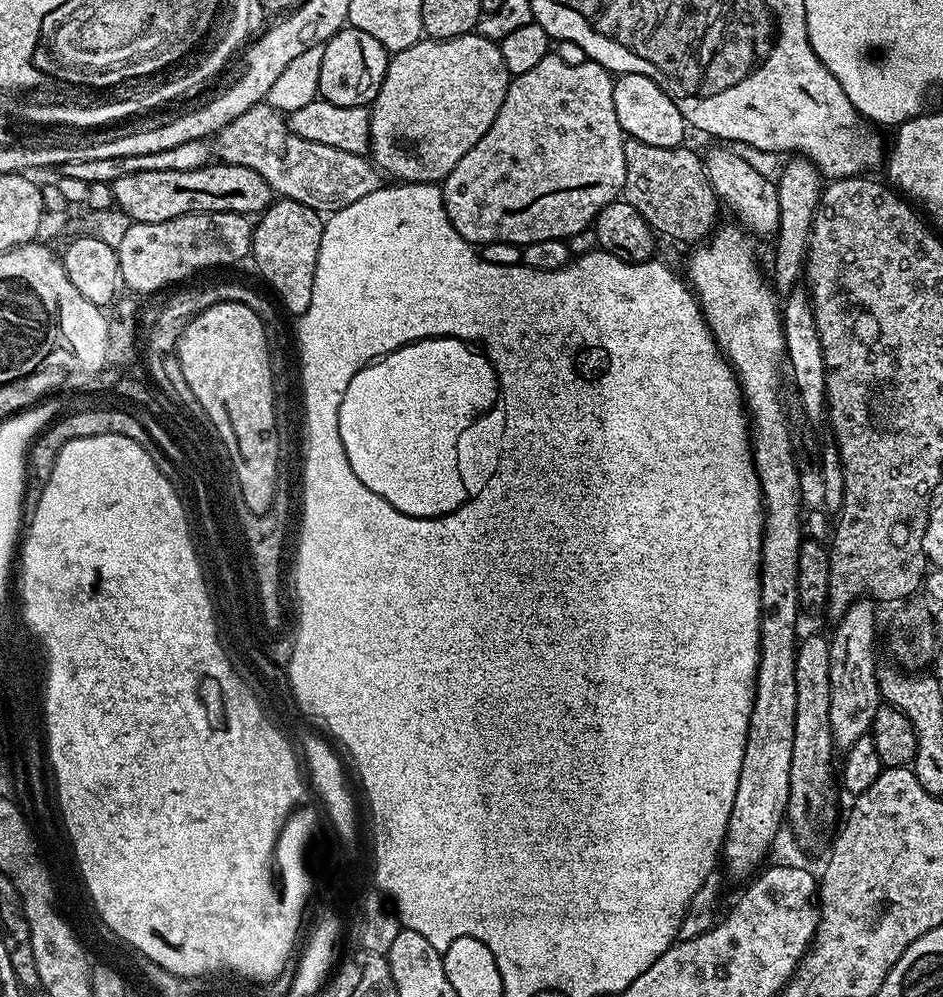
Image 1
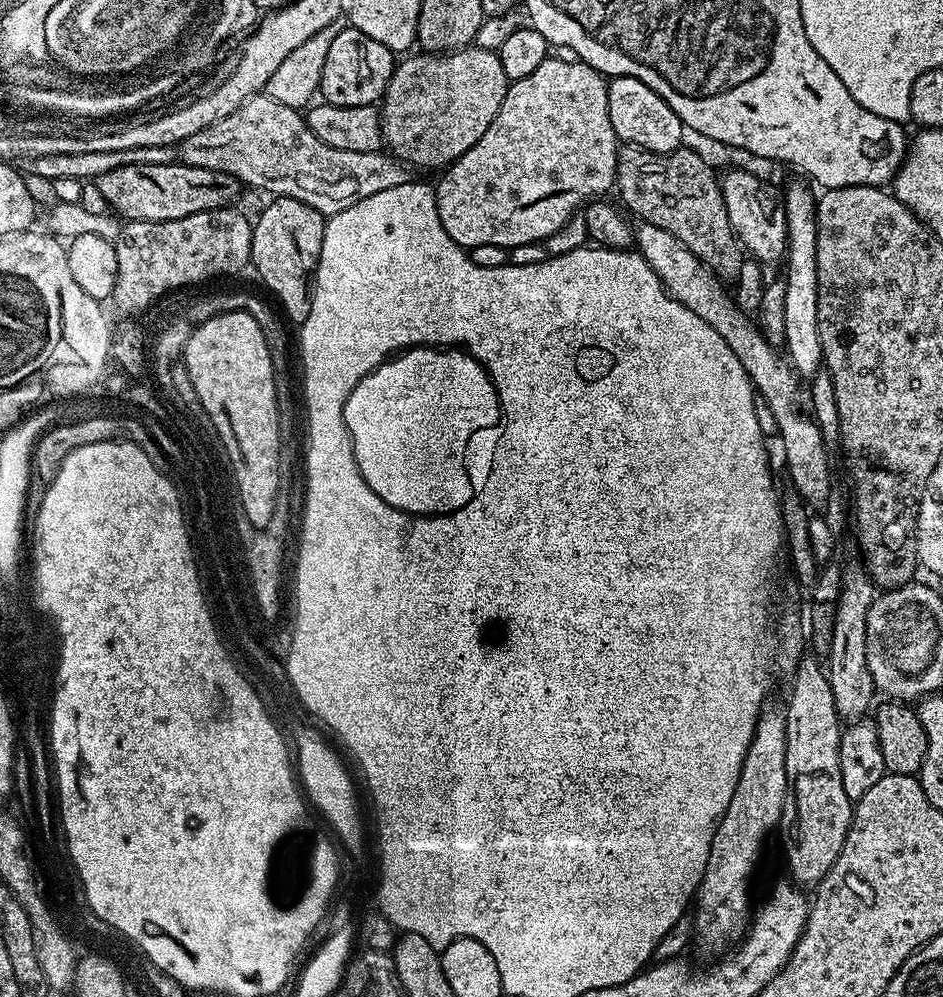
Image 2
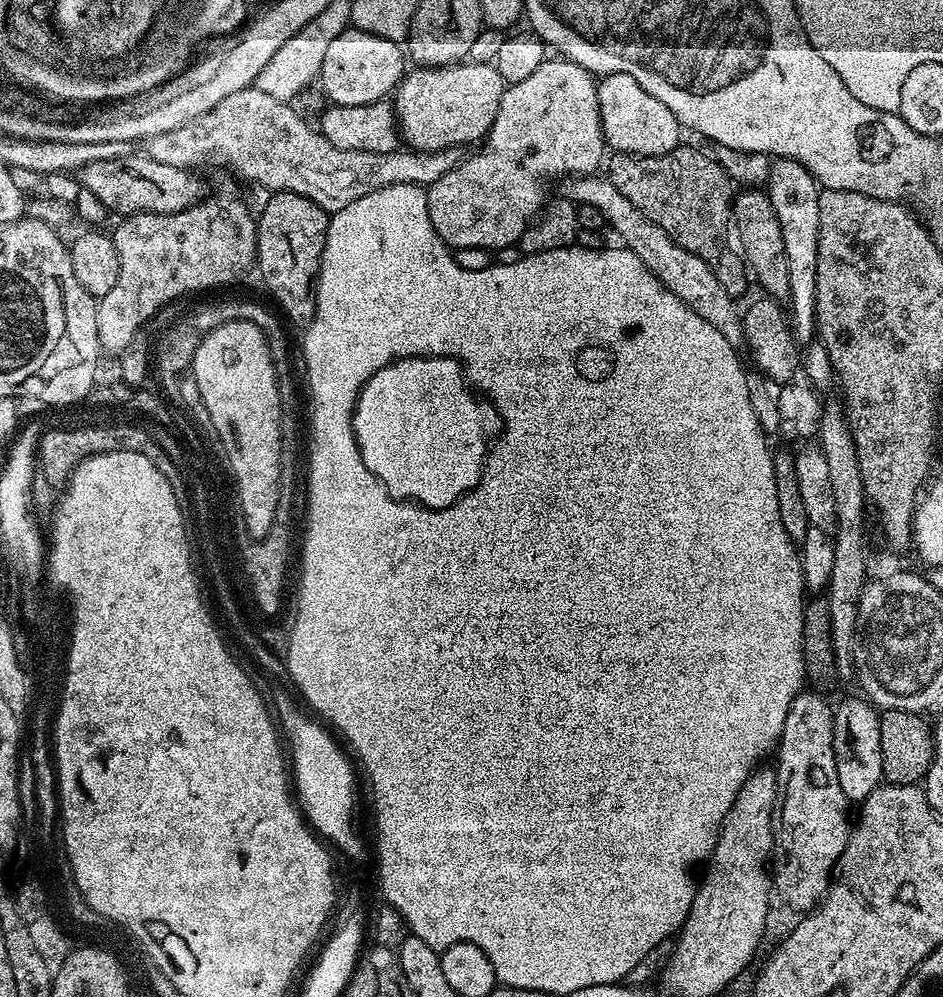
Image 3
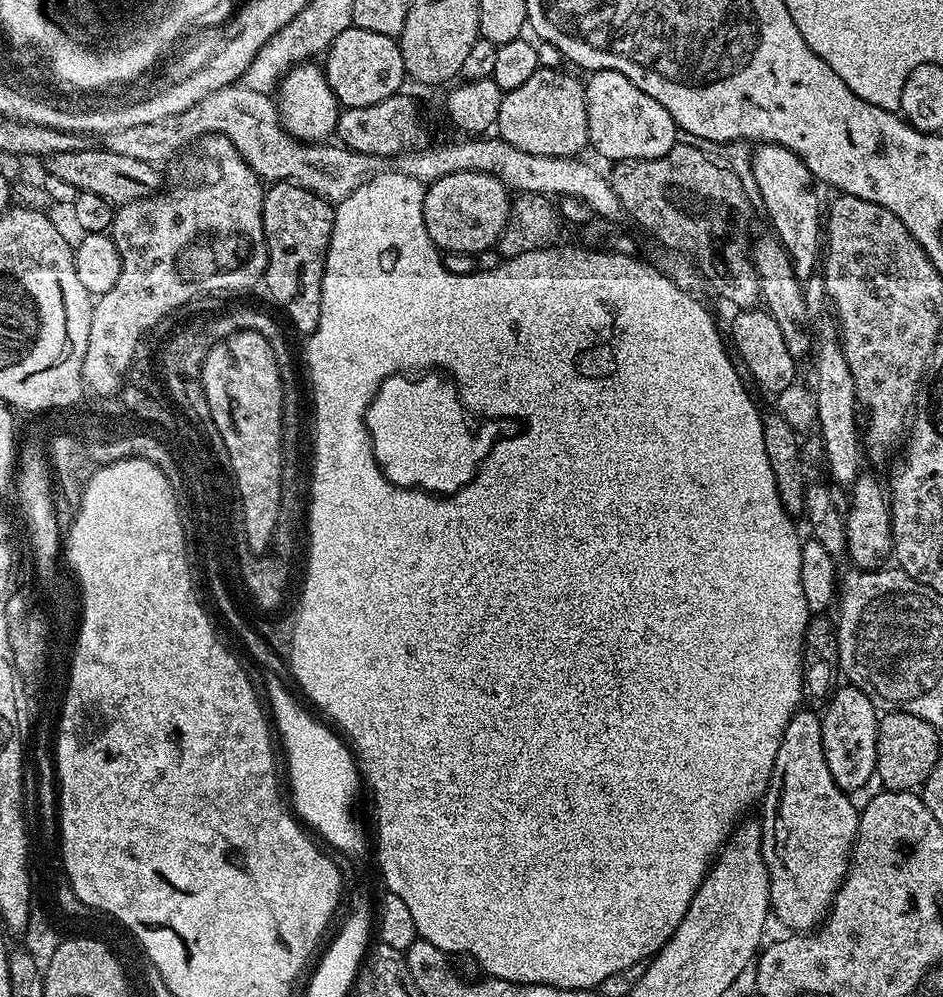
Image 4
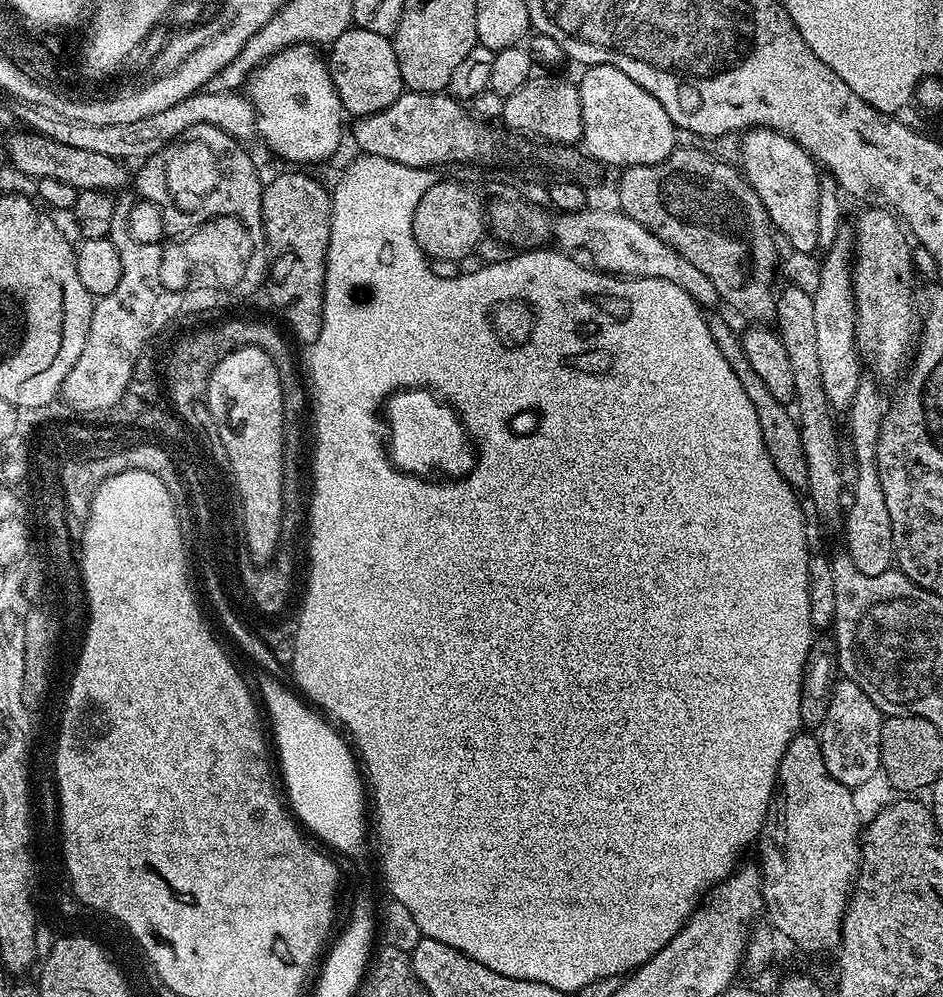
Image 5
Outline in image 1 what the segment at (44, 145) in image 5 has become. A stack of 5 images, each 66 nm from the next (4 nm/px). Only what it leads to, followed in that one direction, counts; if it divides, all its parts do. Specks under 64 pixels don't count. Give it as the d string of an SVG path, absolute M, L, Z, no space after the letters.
M209 162L198 170L142 170L111 185L116 207L138 224L161 224L191 212L263 213L273 203L272 187L246 166Z

